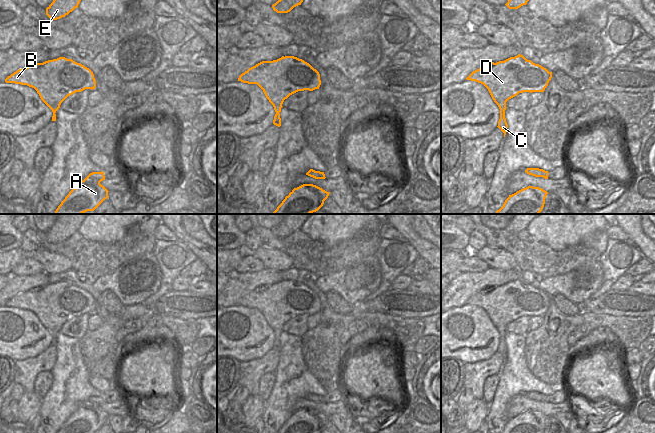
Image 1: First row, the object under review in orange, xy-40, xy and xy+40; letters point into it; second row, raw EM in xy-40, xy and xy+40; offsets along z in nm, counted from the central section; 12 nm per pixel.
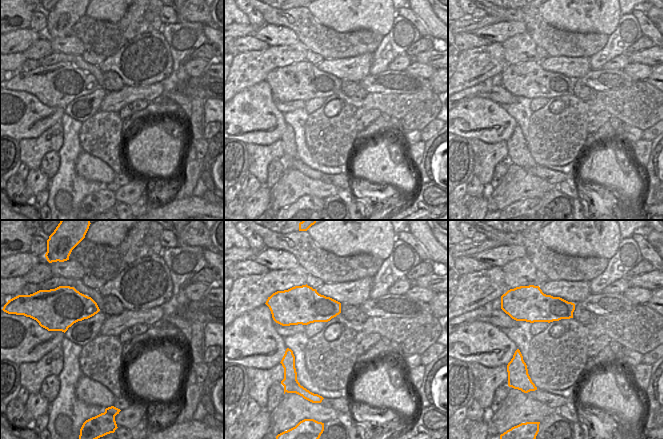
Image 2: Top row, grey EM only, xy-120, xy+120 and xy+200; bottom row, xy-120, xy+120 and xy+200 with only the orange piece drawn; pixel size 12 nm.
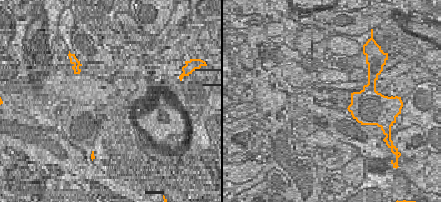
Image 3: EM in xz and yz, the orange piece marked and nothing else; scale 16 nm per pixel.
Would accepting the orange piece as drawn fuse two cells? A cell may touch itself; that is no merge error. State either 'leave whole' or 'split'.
split

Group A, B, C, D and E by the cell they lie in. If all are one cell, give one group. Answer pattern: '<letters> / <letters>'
A C / B D E

